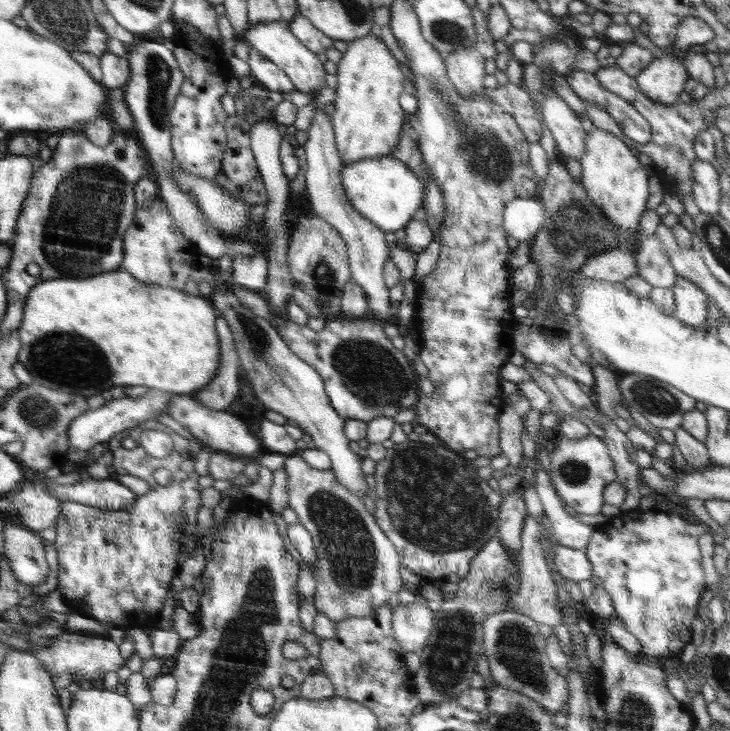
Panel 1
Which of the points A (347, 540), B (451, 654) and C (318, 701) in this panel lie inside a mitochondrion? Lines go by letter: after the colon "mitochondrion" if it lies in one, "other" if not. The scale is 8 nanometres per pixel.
A: mitochondrion
B: mitochondrion
C: other

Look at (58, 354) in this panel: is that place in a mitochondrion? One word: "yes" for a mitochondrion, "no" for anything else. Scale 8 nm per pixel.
yes

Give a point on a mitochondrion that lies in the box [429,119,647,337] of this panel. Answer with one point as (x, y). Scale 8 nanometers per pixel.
(572, 232)

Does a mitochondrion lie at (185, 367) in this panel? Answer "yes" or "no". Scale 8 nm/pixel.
no

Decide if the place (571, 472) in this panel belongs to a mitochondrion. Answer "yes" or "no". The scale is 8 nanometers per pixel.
yes

